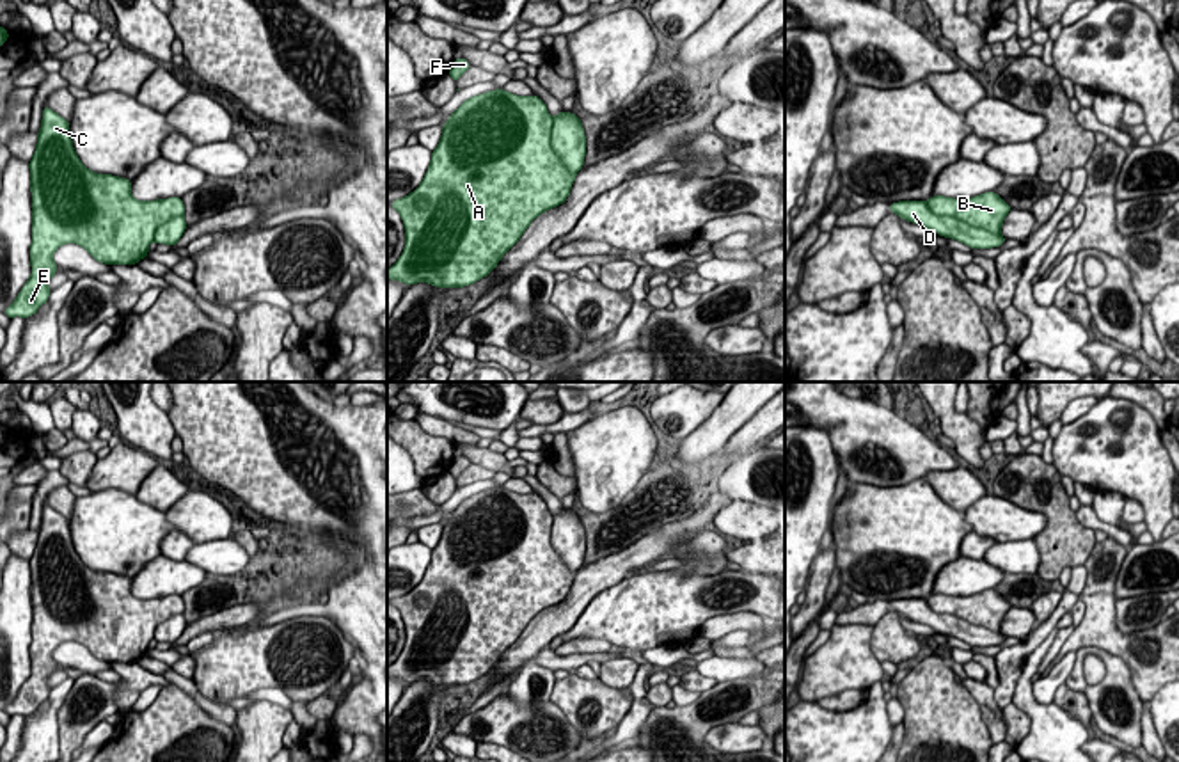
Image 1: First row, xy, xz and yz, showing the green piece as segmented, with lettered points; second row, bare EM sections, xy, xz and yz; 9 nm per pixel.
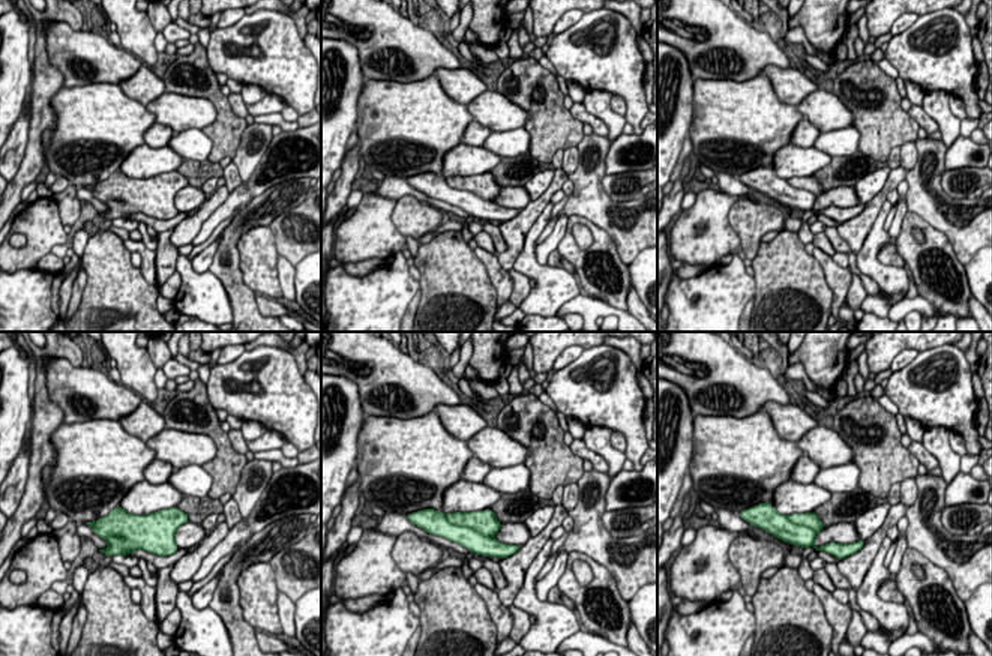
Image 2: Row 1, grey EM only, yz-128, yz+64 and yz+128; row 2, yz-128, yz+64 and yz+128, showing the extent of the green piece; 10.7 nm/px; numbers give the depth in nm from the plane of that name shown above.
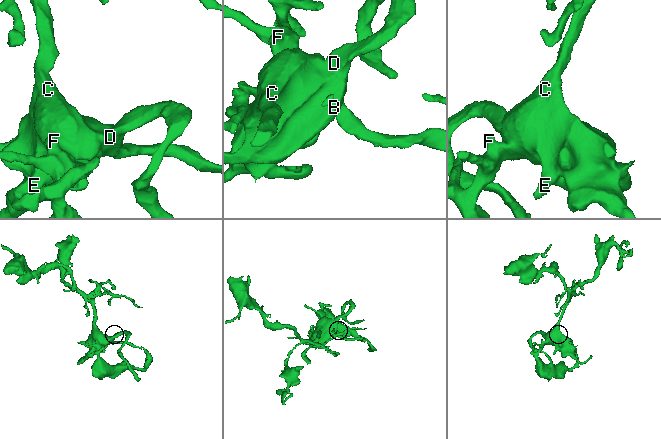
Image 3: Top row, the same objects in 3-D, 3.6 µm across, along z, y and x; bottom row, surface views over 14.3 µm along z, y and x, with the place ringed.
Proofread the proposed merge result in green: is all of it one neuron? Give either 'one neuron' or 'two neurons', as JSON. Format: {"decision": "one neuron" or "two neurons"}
{"decision": "one neuron"}

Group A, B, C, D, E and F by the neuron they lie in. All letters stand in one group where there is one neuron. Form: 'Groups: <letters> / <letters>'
Groups: A B C D E F

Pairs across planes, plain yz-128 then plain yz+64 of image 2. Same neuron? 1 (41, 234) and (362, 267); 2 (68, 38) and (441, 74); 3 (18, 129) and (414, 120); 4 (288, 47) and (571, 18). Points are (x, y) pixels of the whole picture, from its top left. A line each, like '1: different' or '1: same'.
1: different
2: different
3: different
4: different

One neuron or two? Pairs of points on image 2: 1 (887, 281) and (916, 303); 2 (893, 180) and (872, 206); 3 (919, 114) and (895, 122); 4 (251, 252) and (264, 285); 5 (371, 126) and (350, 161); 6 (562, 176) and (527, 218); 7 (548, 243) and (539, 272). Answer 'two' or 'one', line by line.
1: two
2: one
3: two
4: one
5: two
6: one
7: two

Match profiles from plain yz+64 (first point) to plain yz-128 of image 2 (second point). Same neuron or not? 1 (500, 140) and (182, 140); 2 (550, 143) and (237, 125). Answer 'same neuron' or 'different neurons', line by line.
1: same neuron
2: same neuron

